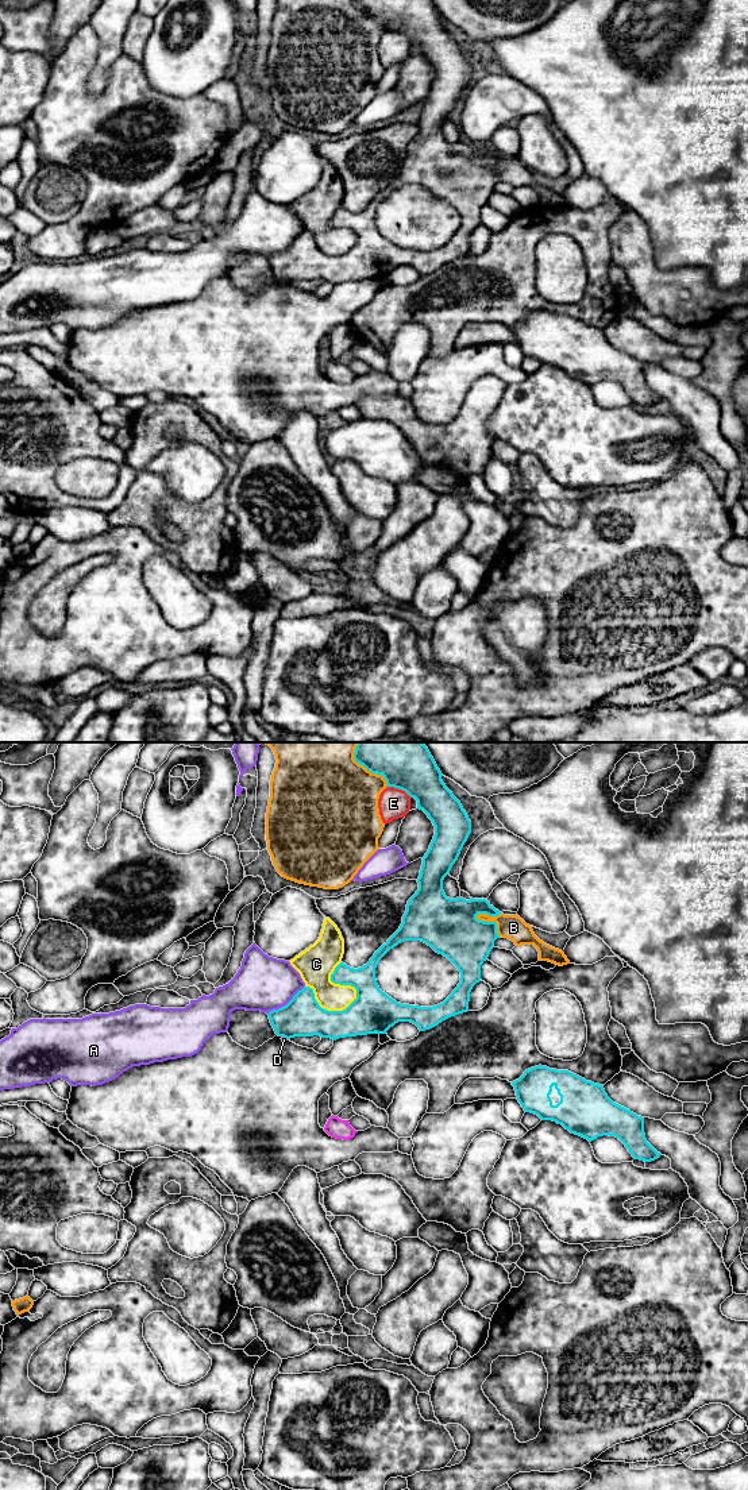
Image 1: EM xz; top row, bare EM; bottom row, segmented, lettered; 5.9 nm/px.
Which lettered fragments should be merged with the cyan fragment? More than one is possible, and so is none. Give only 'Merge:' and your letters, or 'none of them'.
Merge: none of them

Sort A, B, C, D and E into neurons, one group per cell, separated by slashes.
A / B / C / D / E

